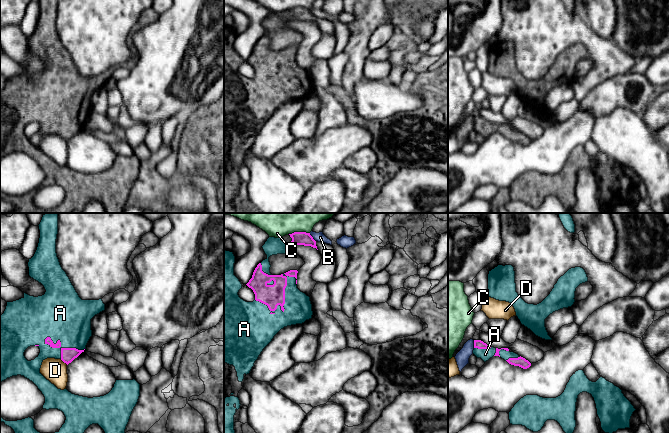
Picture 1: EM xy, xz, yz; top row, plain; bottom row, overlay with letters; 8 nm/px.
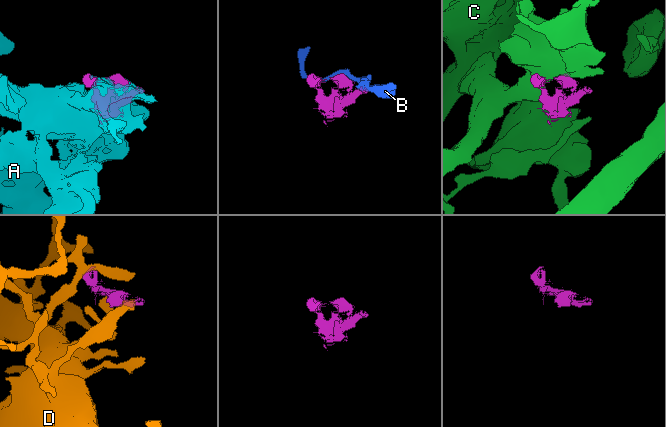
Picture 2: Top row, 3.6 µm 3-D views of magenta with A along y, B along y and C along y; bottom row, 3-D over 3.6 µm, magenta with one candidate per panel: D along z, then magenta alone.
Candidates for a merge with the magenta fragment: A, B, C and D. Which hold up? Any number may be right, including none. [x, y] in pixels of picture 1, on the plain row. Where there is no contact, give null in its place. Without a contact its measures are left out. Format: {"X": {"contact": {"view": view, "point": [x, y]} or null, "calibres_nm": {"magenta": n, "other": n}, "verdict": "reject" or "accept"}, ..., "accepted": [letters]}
{"A": {"contact": {"view": "xz", "point": [284, 79]}, "calibres_nm": {"magenta": 180, "other": 240}, "verdict": "accept"}, "B": {"contact": {"view": "xz", "point": [312, 13]}, "calibres_nm": {"magenta": 110, "other": 80}, "verdict": "reject"}, "C": {"contact": {"view": "xz", "point": [299, 8]}, "calibres_nm": {"magenta": 110, "other": 110}, "verdict": "reject"}, "D": {"contact": {"view": "xy", "point": [64, 138]}, "calibres_nm": {"magenta": 110, "other": 190}, "verdict": "reject"}, "accepted": ["A"]}

